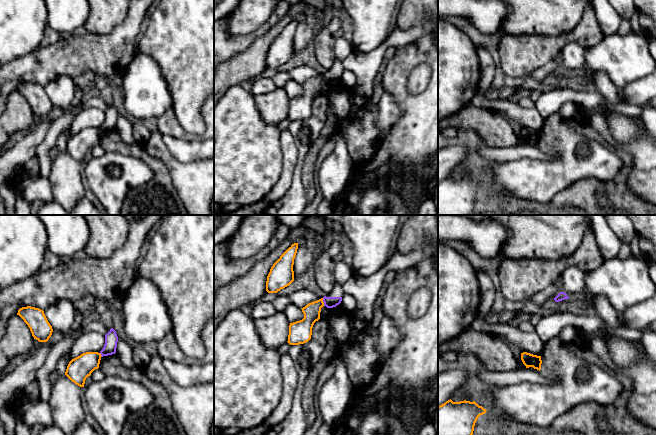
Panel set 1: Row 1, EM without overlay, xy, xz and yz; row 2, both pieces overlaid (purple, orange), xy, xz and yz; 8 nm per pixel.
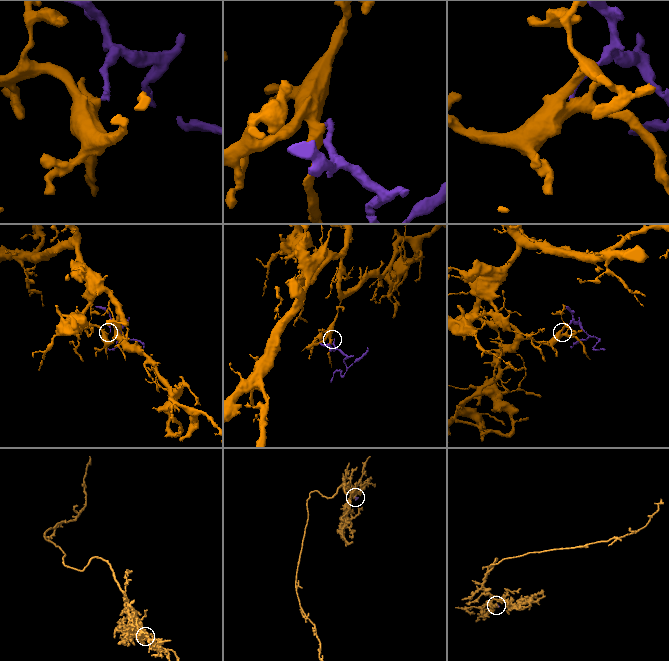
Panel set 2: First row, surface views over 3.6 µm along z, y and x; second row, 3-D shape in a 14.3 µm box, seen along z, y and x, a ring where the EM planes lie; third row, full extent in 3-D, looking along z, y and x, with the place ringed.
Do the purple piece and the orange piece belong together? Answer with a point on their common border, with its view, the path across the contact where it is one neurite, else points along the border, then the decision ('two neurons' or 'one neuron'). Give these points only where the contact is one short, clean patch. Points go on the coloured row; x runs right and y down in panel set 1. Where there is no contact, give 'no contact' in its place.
xz (323, 301) | along xz (322, 298), (324, 305) | two neurons

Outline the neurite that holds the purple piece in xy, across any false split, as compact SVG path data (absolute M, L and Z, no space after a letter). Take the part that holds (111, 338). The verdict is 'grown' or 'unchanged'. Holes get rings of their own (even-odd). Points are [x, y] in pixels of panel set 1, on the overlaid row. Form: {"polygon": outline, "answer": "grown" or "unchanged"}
{"polygon": "M111 328L110 331L105 335L105 344L103 349L100 351L101 356L108 356L116 353L118 342L118 336L116 331Z", "answer": "unchanged"}

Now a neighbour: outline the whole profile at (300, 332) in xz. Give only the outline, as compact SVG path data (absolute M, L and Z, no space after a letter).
M321 298L301 308L304 318L289 325L287 342L290 345L304 344L311 339L313 325L320 319L320 312L323 306L324 302L323 298Z

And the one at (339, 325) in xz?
M323 306L321 308L320 318L327 322L334 338L339 343L343 343L349 339L351 327L348 317L336 316L330 308Z

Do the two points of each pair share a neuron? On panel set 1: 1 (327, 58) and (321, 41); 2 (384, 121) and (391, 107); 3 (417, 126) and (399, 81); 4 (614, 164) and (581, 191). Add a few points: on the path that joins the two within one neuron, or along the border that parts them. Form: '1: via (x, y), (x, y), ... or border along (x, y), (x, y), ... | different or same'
1: via (325, 54), (323, 45) | same
2: via (385, 118), (389, 110) | same
3: via (417, 115), (417, 112), (400, 92) | same
4: border along (618, 172), (609, 180), (583, 178), (572, 184) | different

